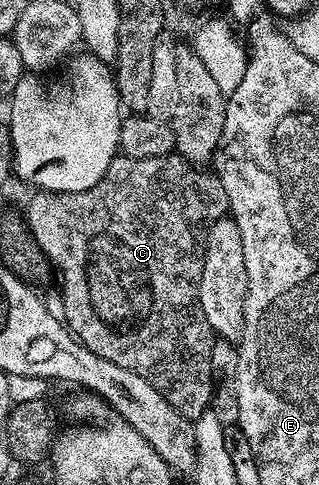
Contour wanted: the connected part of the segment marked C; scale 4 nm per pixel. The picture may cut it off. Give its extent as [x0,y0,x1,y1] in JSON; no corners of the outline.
[26,152,229,420]

